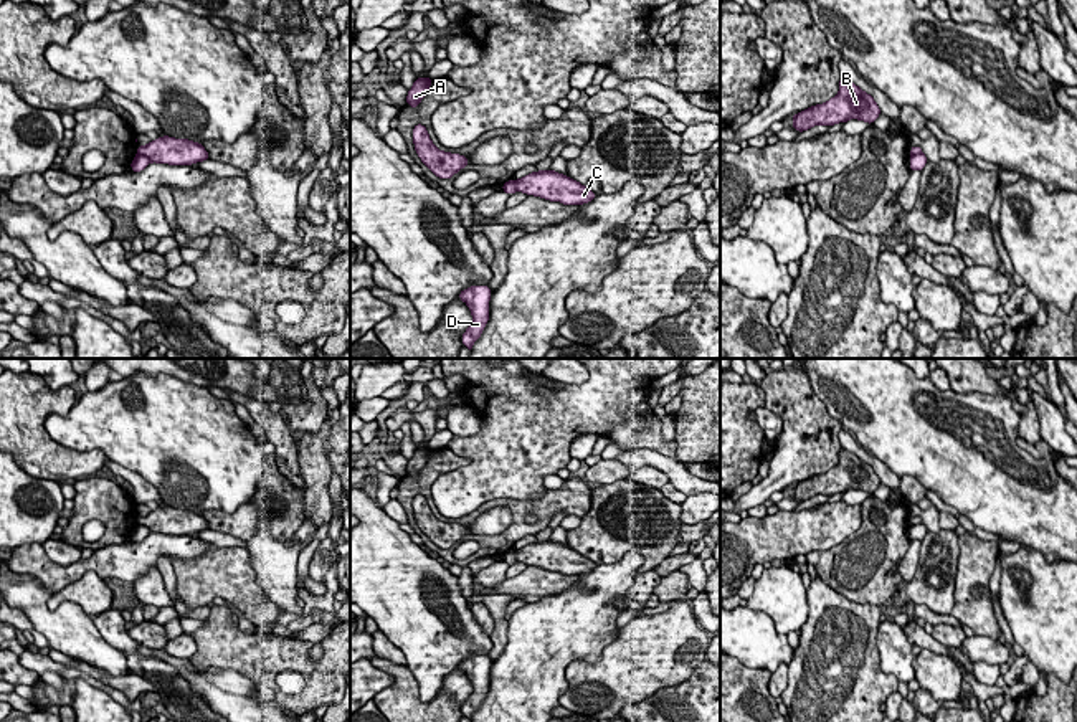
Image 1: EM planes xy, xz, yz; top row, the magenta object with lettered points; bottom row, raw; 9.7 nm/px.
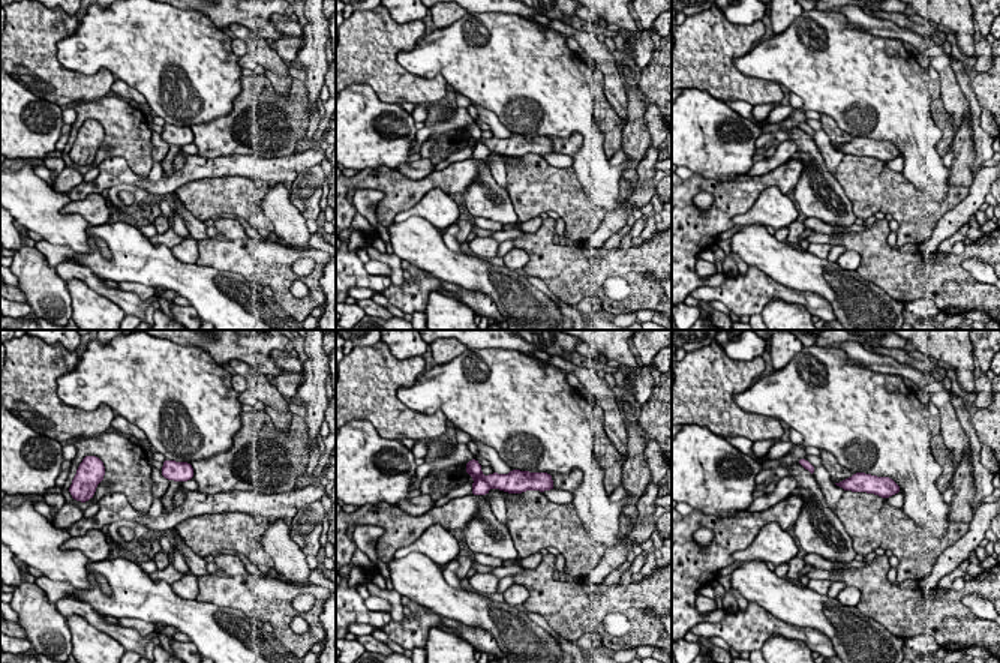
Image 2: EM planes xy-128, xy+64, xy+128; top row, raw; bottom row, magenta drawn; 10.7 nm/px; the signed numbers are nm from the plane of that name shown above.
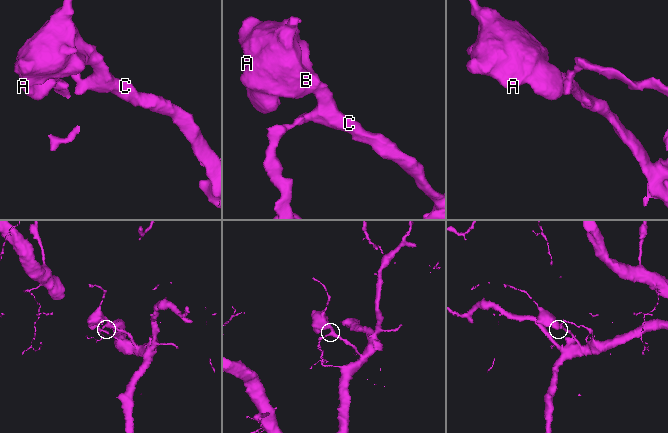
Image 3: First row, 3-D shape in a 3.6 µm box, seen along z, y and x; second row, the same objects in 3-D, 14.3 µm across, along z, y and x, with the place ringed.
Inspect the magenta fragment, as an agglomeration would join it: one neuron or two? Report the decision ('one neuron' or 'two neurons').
two neurons

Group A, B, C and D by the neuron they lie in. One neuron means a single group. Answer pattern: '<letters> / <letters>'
A B C / D

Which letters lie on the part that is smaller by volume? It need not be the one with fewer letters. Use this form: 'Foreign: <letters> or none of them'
Foreign: A, B, C

